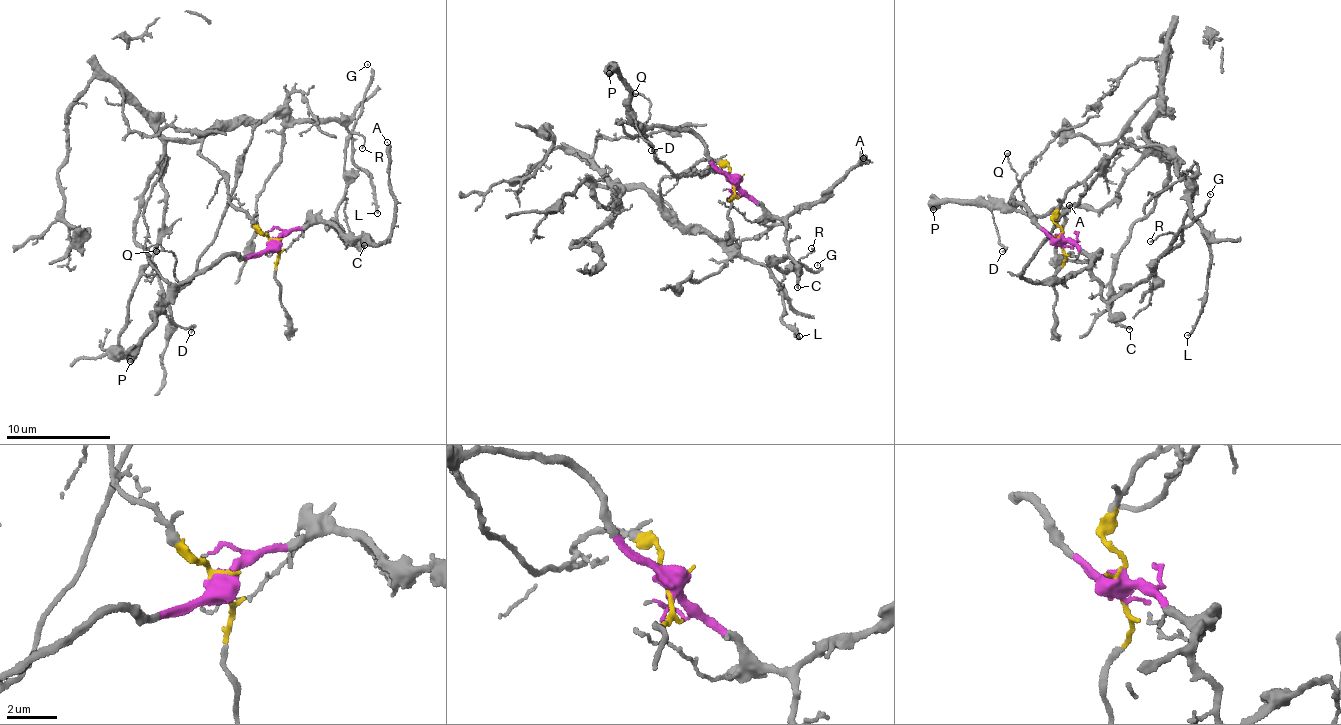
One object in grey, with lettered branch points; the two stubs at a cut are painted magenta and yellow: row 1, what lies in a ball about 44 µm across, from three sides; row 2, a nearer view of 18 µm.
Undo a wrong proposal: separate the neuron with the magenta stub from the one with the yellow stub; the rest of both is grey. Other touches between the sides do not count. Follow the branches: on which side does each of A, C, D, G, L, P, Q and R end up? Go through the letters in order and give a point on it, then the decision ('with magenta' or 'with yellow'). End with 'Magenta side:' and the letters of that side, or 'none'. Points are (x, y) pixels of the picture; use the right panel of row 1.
A: at (1069, 205); with magenta
C: at (1129, 329); with magenta
D: at (1002, 251); with magenta
G: at (1210, 194); with magenta
L: at (1187, 335); with yellow
P: at (933, 209); with magenta
Q: at (1007, 153); with magenta
R: at (1150, 241); with magenta
Magenta side: A, C, D, G, P, Q, R

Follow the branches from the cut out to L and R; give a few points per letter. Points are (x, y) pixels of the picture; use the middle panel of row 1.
L: (734, 183), (703, 159), (660, 180), (660, 206), (727, 251), (765, 264), (785, 305), (780, 318), (800, 335)
R: (734, 183), (769, 215), (781, 218), (788, 258), (776, 266), (787, 270), (812, 247)

